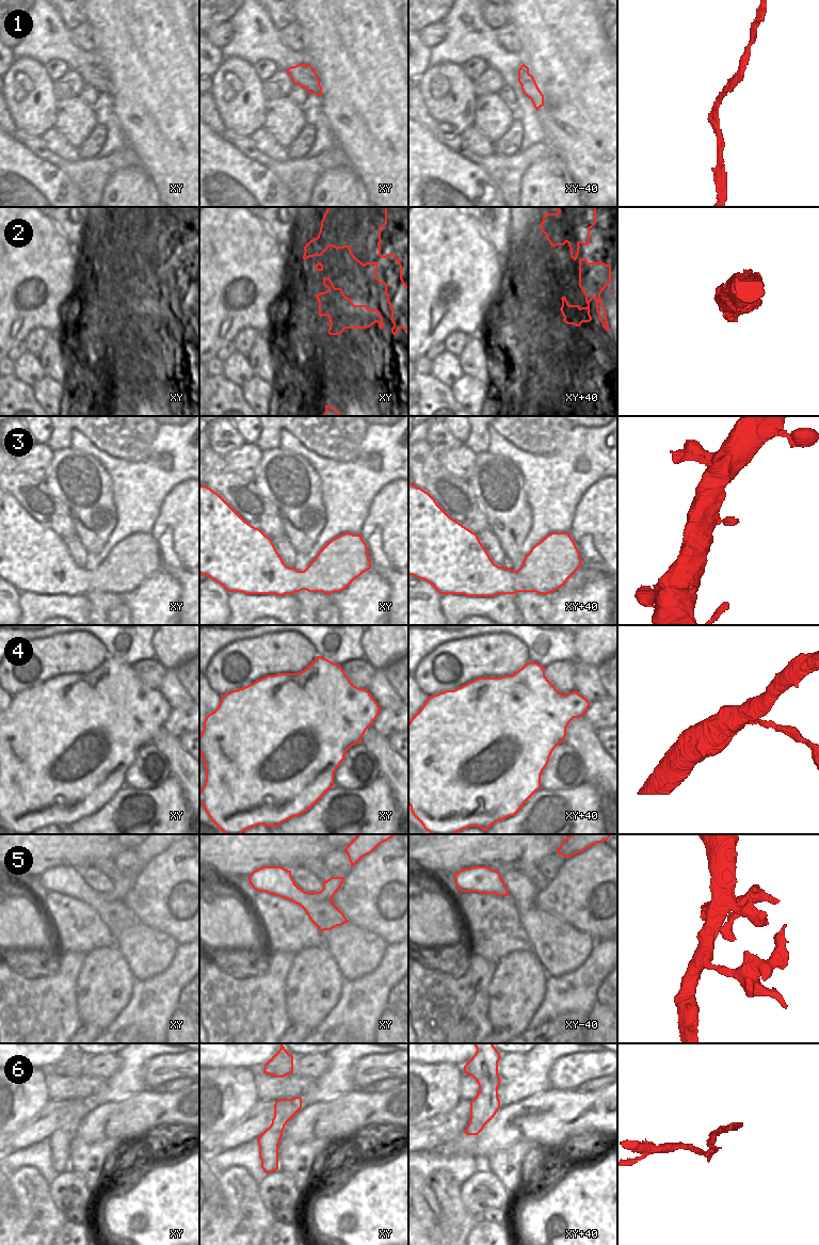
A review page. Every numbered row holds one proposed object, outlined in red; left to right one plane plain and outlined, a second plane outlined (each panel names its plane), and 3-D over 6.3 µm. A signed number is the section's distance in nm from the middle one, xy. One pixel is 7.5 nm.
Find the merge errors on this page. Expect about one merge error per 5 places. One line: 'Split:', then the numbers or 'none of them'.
Split: none of them

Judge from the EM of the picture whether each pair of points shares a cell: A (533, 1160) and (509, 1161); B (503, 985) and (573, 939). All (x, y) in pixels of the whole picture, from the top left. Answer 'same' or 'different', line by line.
A: same
B: different

